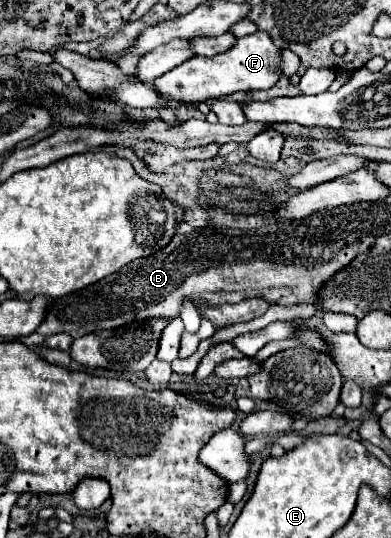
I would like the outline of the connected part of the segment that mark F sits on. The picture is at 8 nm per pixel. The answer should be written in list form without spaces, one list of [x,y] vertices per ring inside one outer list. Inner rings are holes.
[[[256,31],[252,35],[240,37],[234,47],[228,51],[214,55],[214,57],[190,57],[182,65],[174,67],[166,75],[158,77],[152,85],[174,103],[184,105],[198,105],[208,99],[220,99],[226,95],[232,95],[236,91],[254,91],[254,89],[270,89],[278,77],[282,75],[280,69],[280,51],[272,43],[270,35],[266,31]]]

